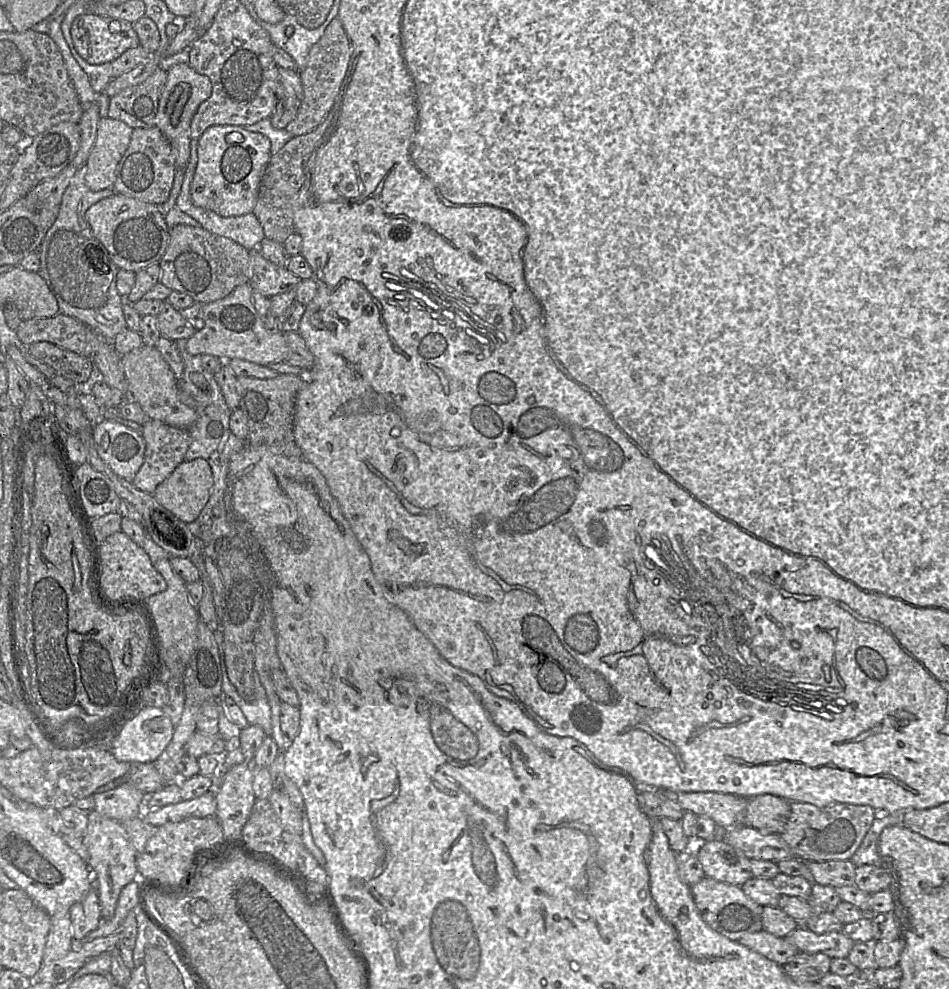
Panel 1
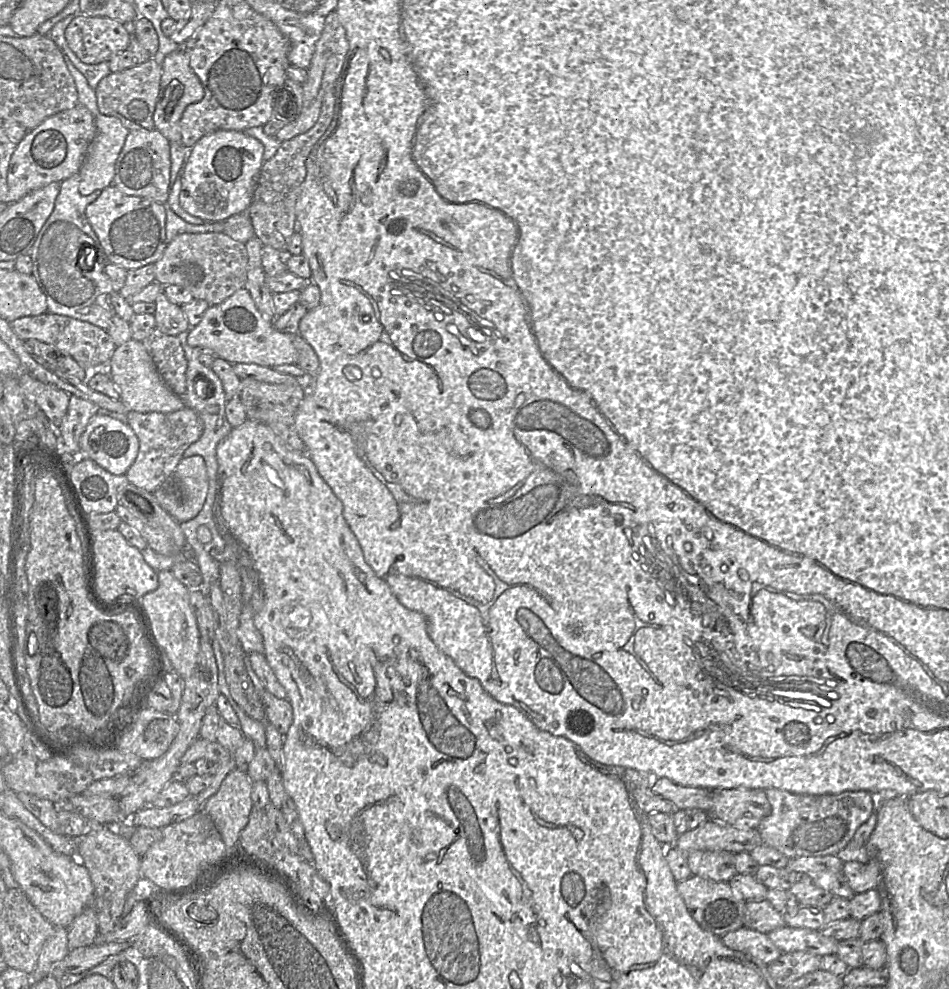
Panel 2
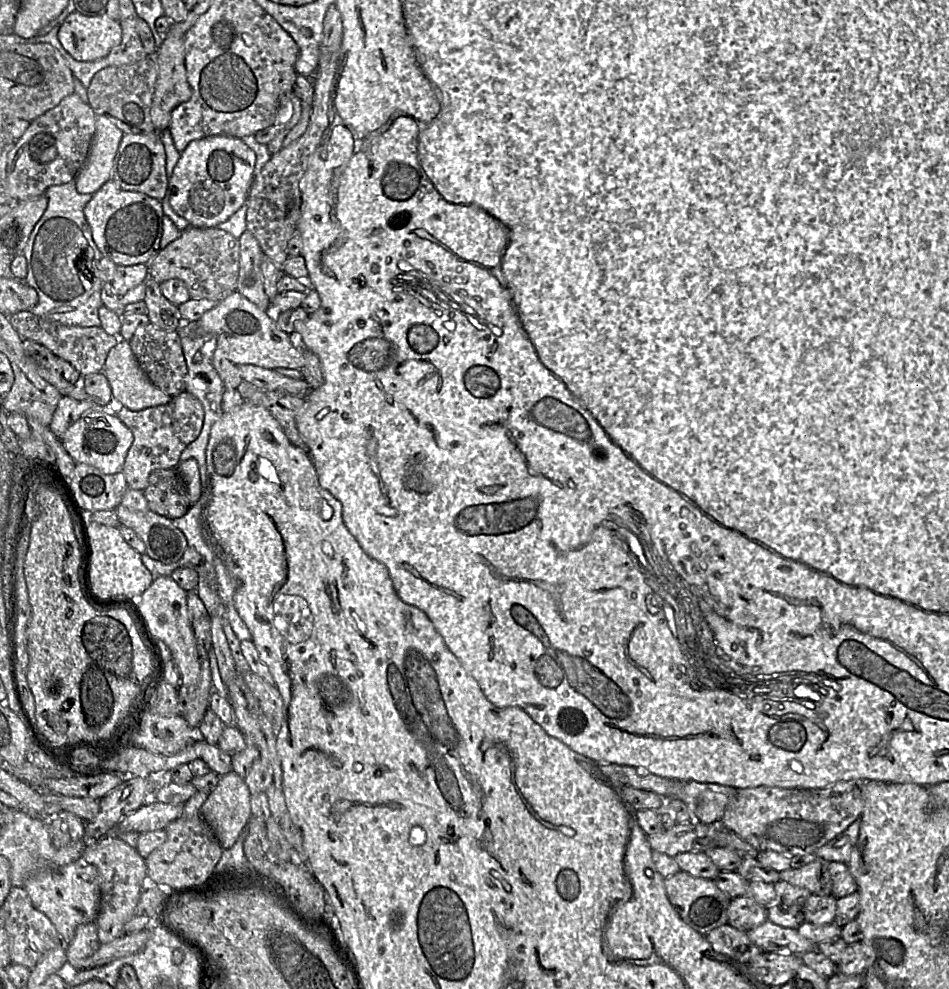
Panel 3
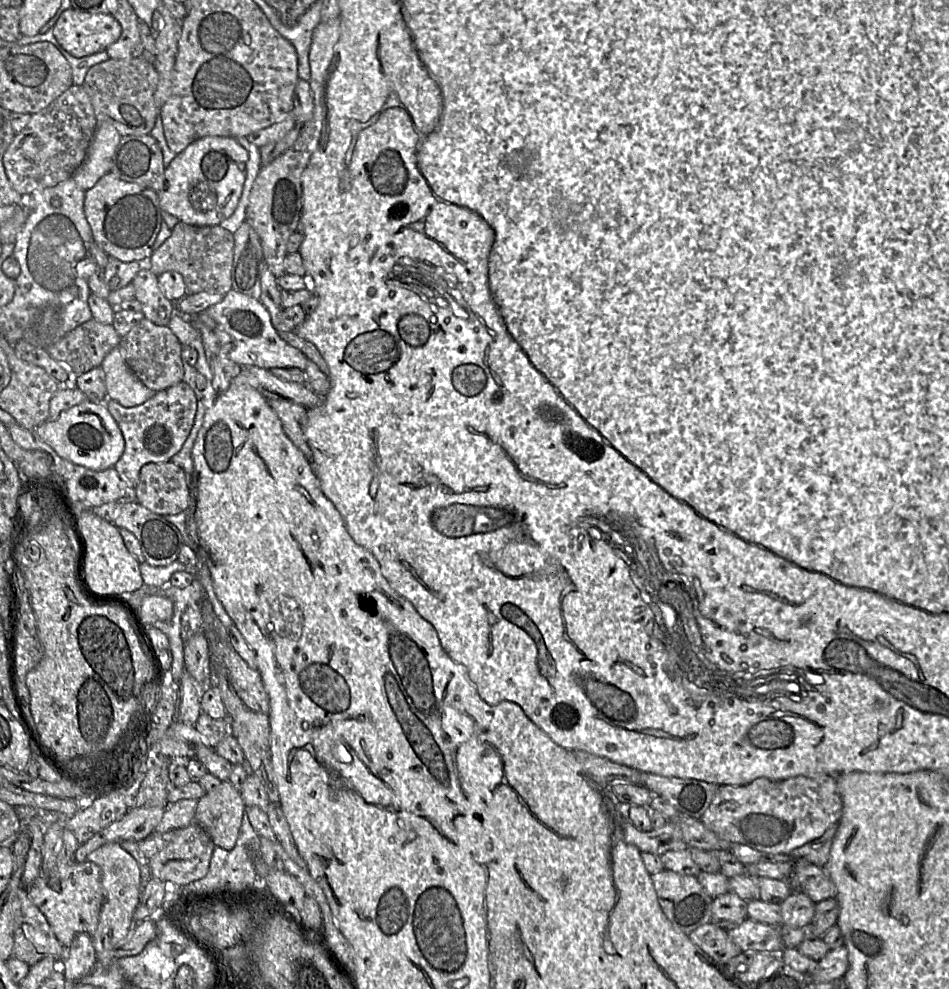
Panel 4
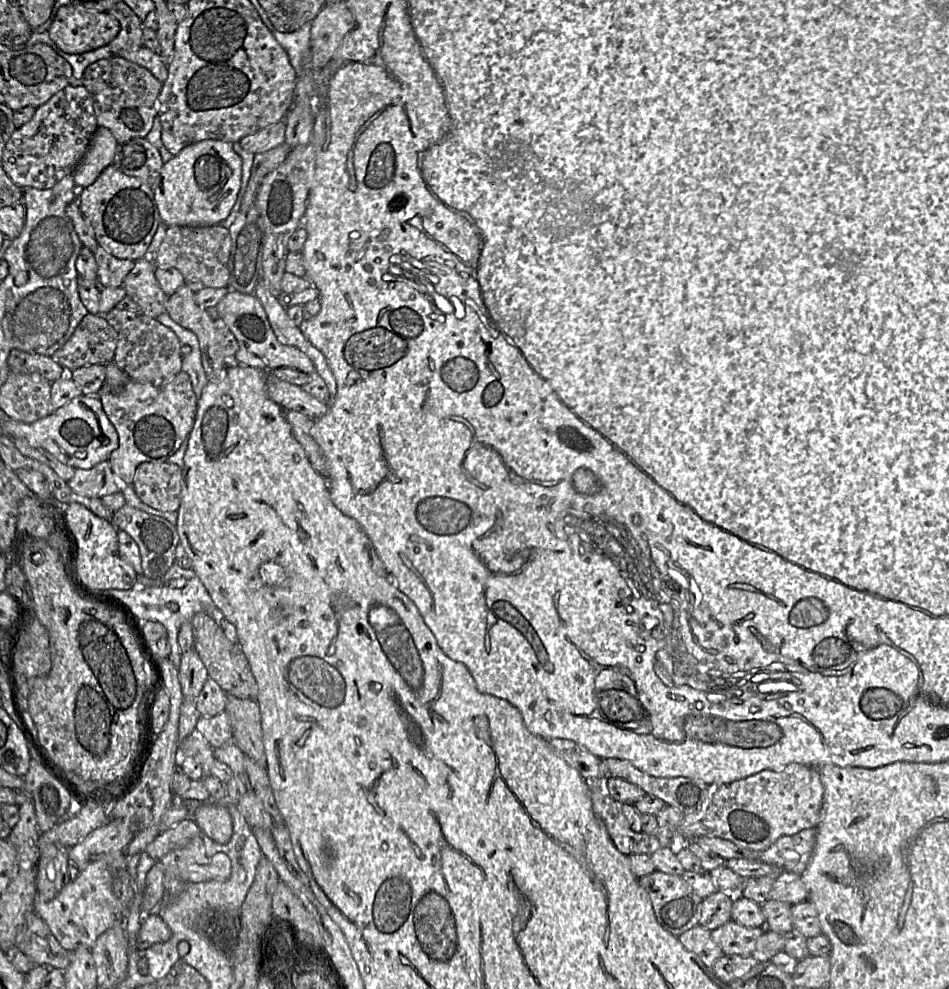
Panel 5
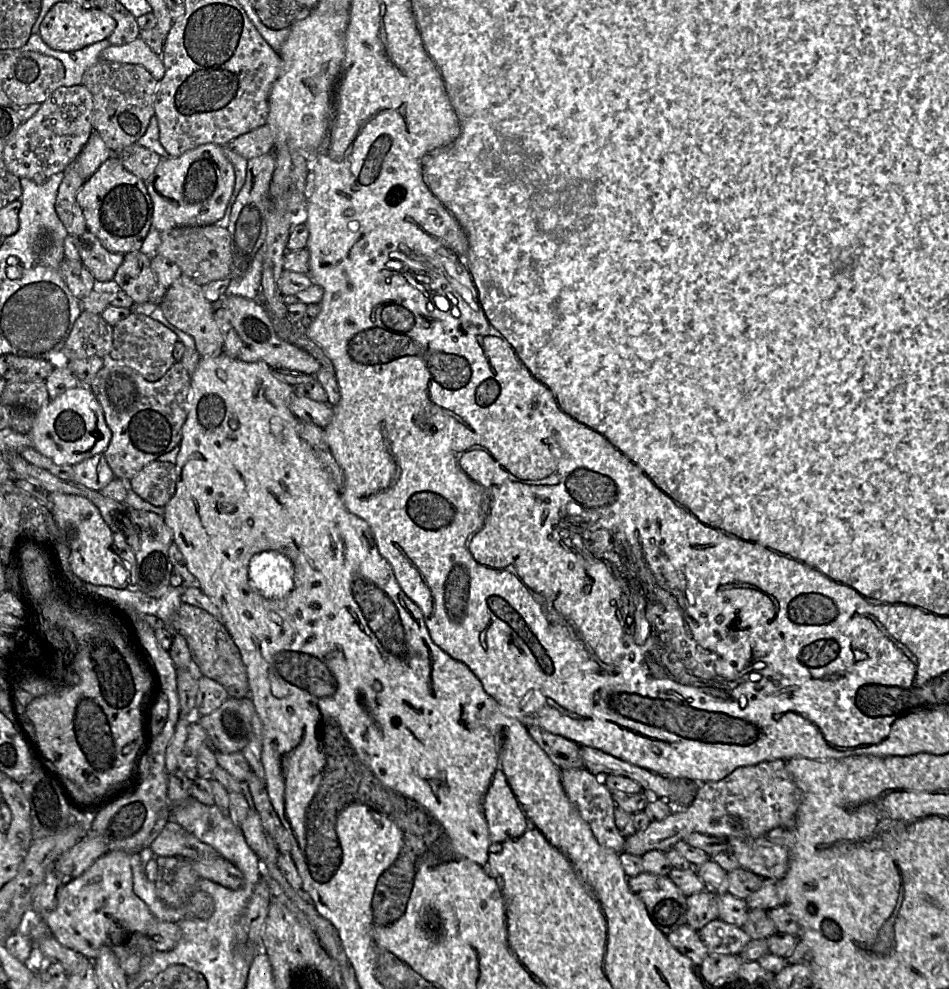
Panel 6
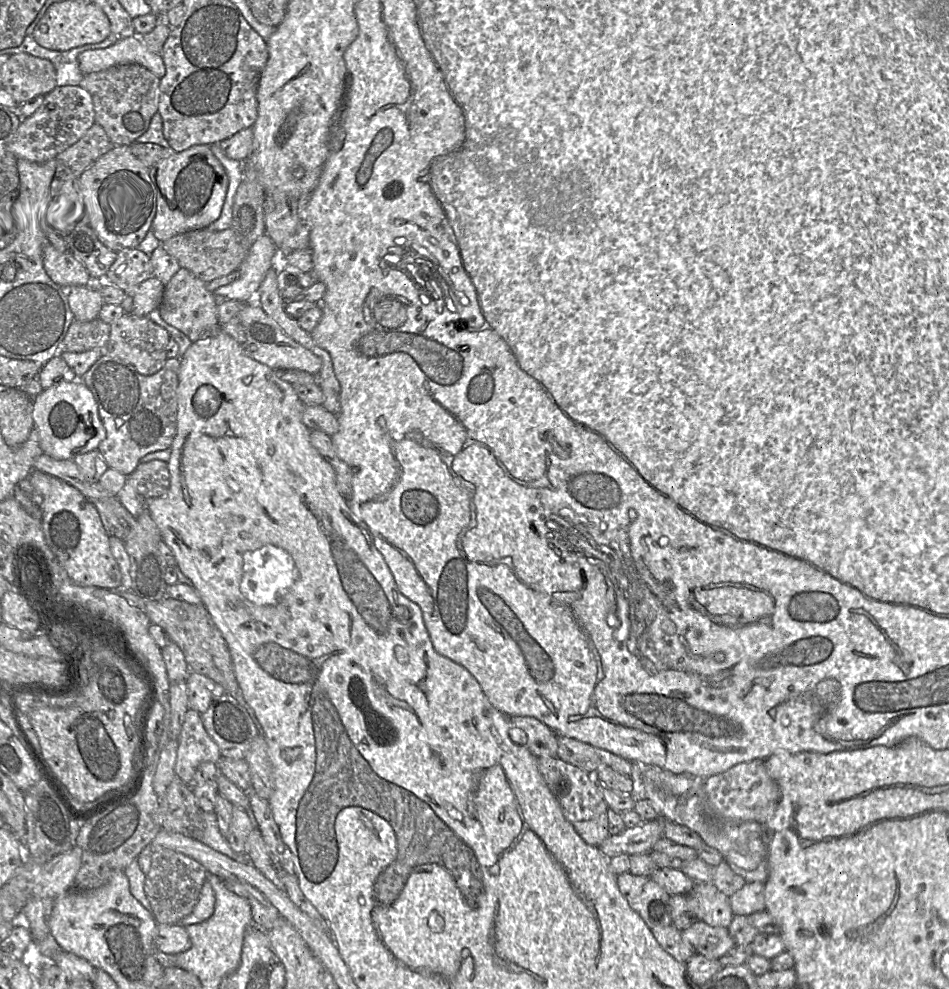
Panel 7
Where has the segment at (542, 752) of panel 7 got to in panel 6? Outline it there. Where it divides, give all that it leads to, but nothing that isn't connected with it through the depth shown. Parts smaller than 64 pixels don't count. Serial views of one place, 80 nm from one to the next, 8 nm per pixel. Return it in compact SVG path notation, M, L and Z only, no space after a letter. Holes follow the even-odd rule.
M538 726L525 727L534 741L560 769L584 768L580 745Z

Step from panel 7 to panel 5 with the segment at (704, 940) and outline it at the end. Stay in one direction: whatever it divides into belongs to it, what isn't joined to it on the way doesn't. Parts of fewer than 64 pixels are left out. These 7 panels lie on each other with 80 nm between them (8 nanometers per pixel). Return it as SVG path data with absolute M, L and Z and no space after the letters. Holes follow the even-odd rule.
M729 921L712 930L711 938L722 949L724 955L750 956L764 932L763 927L750 928Z

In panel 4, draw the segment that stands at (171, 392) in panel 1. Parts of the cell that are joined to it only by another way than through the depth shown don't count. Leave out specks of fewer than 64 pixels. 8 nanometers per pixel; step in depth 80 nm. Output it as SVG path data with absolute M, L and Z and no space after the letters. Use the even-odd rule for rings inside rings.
M119 346L104 358L101 368L105 374L108 399L113 399L124 407L141 405L155 394L133 374Z

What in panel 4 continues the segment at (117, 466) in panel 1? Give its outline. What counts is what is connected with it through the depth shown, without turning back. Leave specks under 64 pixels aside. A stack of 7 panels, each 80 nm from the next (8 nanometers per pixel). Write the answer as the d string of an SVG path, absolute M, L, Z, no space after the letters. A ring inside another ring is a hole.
M86 400L63 411L54 421L46 421L34 429L63 459L95 471L114 467L124 452L123 434L104 403Z

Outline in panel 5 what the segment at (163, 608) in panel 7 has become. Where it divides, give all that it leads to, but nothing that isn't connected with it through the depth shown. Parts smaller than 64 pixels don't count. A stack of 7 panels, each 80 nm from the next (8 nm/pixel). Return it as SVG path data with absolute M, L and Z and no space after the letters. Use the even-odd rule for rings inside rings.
M196 613L190 621L194 633L193 648L205 665L209 678L213 679L227 694L257 701L258 686L240 645L231 642L222 628L206 613Z

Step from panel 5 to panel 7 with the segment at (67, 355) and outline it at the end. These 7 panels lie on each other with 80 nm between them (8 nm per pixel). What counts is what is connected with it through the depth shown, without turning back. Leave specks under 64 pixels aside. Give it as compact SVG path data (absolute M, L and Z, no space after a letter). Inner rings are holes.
M99 318L81 322L73 320L62 342L62 351L85 352L94 348L105 348L110 335L110 324Z

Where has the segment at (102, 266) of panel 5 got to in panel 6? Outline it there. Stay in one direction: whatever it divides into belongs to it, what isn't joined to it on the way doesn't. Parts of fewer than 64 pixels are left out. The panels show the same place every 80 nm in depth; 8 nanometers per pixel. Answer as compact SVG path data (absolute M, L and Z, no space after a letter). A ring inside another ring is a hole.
M86 230L78 236L78 252L81 262L90 271L97 282L113 281L124 255L106 250L98 238Z

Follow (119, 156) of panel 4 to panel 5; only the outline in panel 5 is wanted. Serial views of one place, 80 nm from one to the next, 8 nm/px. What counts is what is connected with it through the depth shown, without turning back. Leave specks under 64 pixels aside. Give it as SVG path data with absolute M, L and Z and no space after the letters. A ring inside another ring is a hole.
M134 138L117 145L113 164L124 174L152 184L163 162L159 151L145 138Z

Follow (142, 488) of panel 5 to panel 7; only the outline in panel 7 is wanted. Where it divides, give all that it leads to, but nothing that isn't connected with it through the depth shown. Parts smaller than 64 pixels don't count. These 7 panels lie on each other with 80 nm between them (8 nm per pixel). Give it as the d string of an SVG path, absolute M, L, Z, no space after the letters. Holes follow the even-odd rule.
M153 460L140 463L127 477L137 493L144 499L159 498L169 490L170 472L168 464L164 461Z

